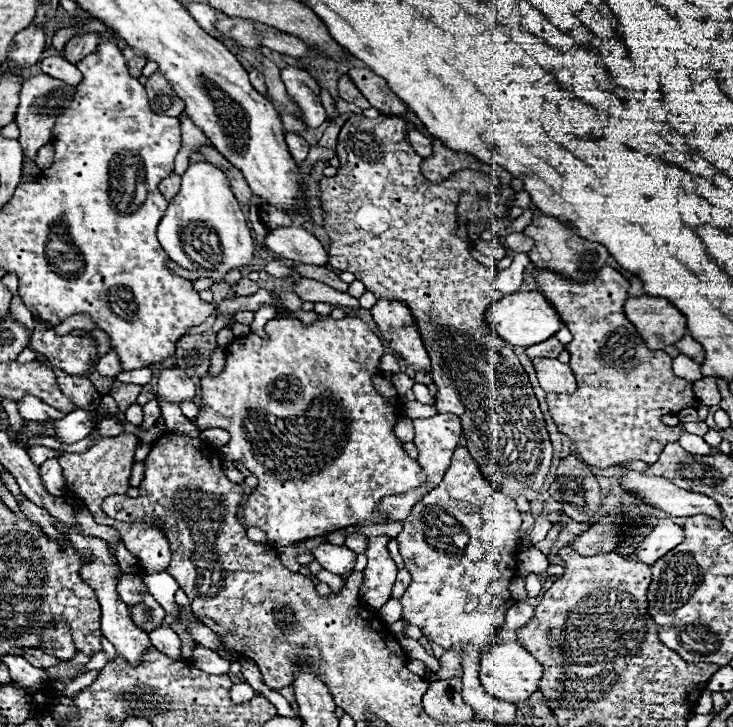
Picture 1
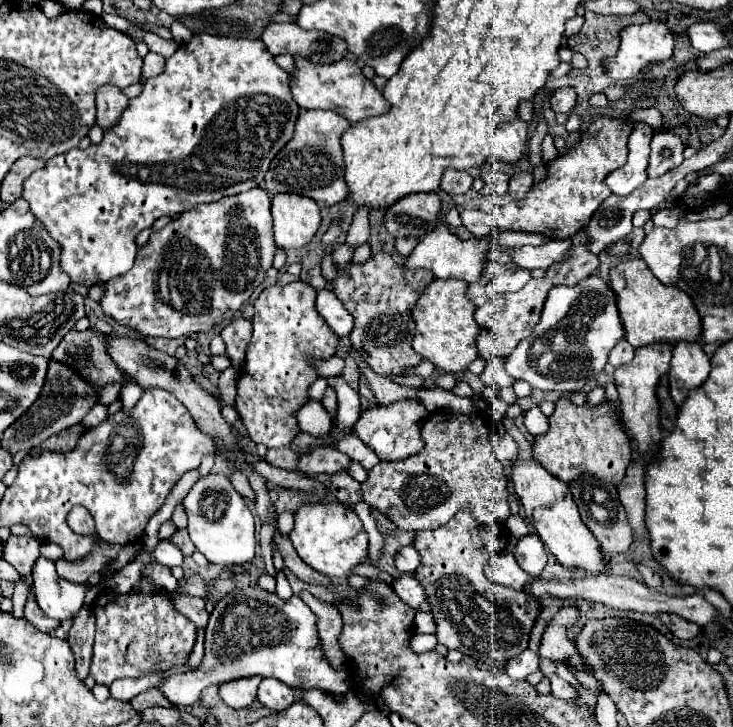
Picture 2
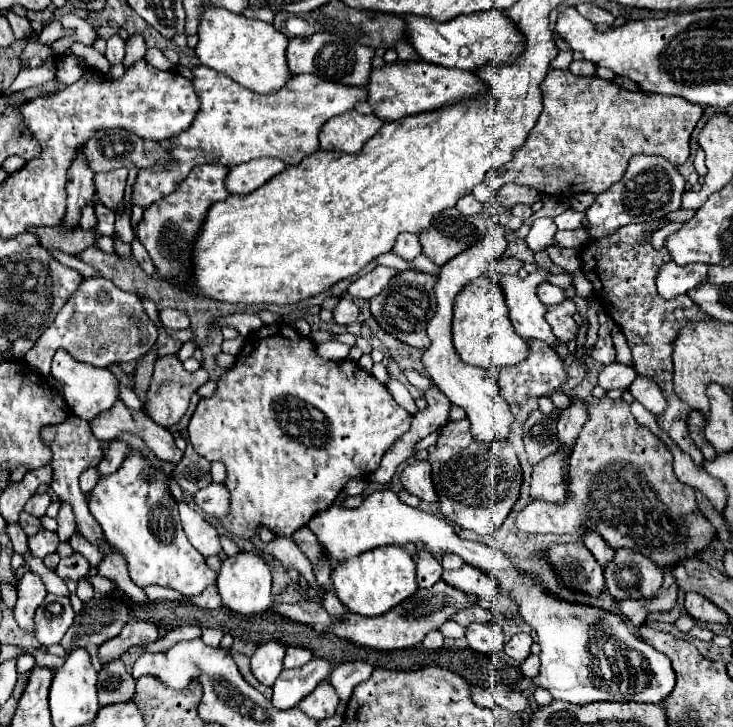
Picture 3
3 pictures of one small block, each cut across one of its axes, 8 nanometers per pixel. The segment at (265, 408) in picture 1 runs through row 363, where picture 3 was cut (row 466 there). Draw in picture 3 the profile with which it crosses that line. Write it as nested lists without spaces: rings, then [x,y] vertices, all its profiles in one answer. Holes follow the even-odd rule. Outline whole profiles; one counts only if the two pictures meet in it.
[[[266,324],[260,330],[246,336],[246,344],[240,350],[240,354],[236,356],[234,366],[220,376],[216,392],[210,398],[200,400],[200,404],[198,404],[198,408],[192,414],[190,424],[188,424],[188,436],[190,436],[190,442],[192,442],[194,450],[200,456],[204,456],[210,462],[220,460],[226,466],[224,484],[230,490],[230,514],[222,520],[226,530],[230,530],[232,534],[236,534],[240,538],[248,538],[252,532],[258,534],[260,526],[266,526],[274,534],[292,536],[296,530],[306,526],[308,520],[316,512],[322,512],[322,510],[330,508],[348,480],[358,478],[358,476],[360,478],[372,476],[376,472],[376,468],[380,466],[382,454],[410,428],[410,422],[412,422],[412,416],[394,402],[390,390],[384,384],[380,384],[374,376],[364,372],[356,362],[332,362],[332,360],[320,358],[316,354],[316,346],[306,336],[302,336],[296,328],[292,328],[288,324]]]

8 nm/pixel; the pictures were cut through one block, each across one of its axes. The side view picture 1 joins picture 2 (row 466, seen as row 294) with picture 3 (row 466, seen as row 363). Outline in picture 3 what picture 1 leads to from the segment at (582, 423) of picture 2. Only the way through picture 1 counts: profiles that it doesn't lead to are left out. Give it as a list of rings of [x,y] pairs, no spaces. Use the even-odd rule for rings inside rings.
[[[588,396],[582,400],[588,412],[588,420],[584,422],[576,446],[570,458],[570,498],[564,506],[547,502],[532,502],[524,506],[516,516],[516,528],[528,534],[574,534],[580,536],[584,530],[596,530],[612,548],[632,548],[648,556],[656,566],[664,570],[664,584],[658,594],[647,599],[618,600],[617,607],[632,620],[632,626],[642,626],[648,614],[656,610],[670,610],[676,604],[678,588],[670,568],[686,556],[696,556],[704,550],[716,536],[714,526],[704,518],[694,500],[694,490],[682,484],[672,470],[672,454],[662,442],[642,424],[634,420],[630,414],[630,406],[624,400],[596,398]]]

